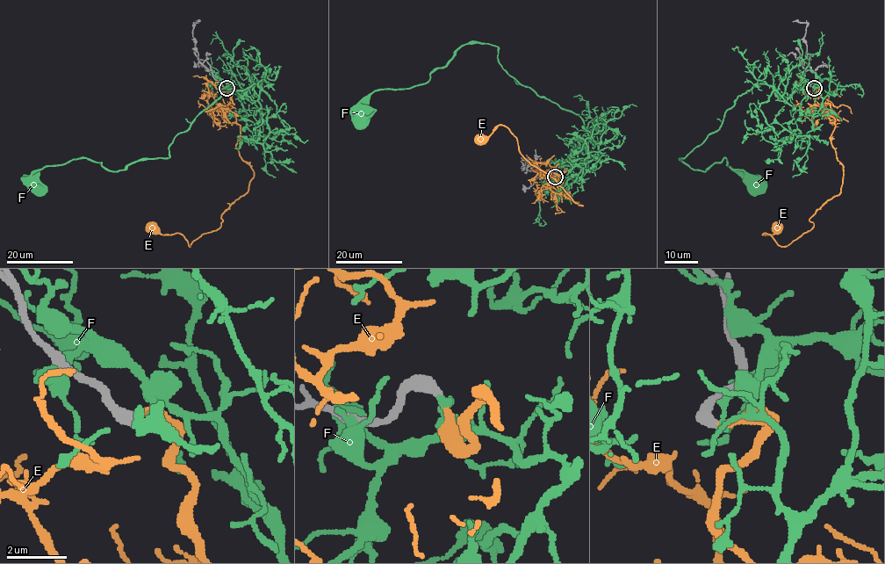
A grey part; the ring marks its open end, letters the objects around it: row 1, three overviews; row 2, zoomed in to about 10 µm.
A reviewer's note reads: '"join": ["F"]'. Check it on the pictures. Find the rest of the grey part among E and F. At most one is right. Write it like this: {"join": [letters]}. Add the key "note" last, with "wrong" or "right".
{"join": ["E"], "note": "wrong"}

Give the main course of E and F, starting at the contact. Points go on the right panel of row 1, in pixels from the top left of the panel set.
E: (815, 88), (814, 98), (828, 103), (835, 119), (841, 191), (791, 243), (763, 234), (775, 227)
F: (814, 88), (823, 104), (808, 114), (759, 83), (680, 158), (704, 170), (725, 158), (759, 185)

